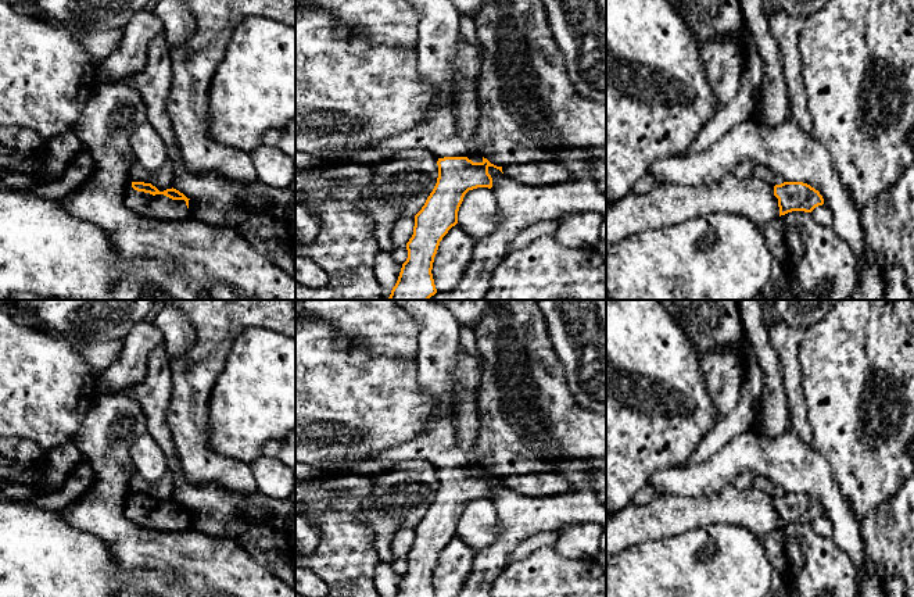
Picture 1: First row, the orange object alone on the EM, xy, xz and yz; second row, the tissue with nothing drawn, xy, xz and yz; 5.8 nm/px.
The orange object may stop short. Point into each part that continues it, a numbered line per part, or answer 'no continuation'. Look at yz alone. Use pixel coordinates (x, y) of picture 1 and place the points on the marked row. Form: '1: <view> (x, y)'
1: yz (667, 204)

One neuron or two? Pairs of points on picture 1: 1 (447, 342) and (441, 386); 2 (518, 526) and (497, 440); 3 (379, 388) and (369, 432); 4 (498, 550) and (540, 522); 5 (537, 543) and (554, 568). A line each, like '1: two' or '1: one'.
1: one
2: two
3: one
4: one
5: two

